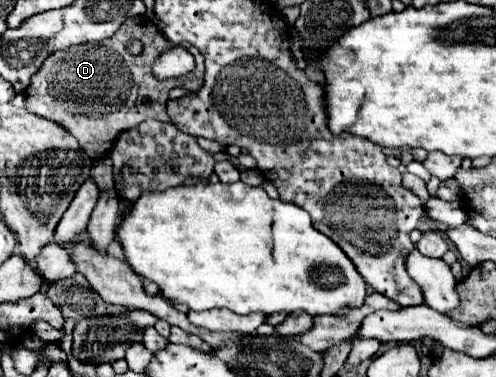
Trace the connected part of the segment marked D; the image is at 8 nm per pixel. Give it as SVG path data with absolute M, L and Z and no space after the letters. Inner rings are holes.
M134 17L132 21L124 21L120 29L114 33L114 37L104 39L100 43L86 43L82 47L68 47L62 51L52 53L40 67L40 71L32 77L30 87L26 89L26 109L30 113L36 113L40 117L52 119L66 127L78 141L84 153L88 153L92 159L108 155L112 149L112 143L122 131L134 129L146 119L158 119L168 121L166 103L168 103L168 91L162 87L156 87L156 77L152 73L154 61L170 49L170 43L164 39L164 35L156 29L156 25L148 17ZM130 41L142 41L144 49L140 55L132 57L128 53Z

